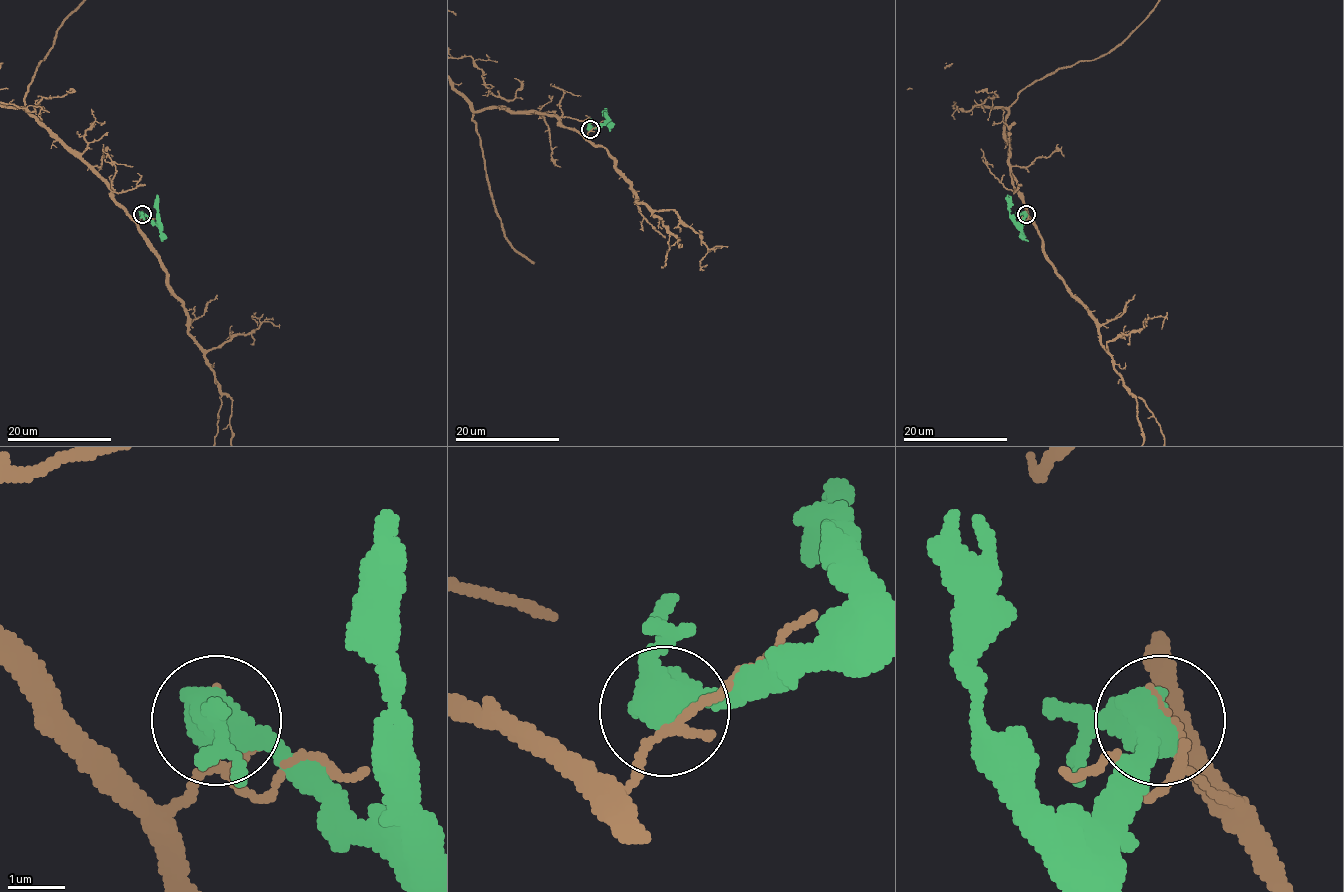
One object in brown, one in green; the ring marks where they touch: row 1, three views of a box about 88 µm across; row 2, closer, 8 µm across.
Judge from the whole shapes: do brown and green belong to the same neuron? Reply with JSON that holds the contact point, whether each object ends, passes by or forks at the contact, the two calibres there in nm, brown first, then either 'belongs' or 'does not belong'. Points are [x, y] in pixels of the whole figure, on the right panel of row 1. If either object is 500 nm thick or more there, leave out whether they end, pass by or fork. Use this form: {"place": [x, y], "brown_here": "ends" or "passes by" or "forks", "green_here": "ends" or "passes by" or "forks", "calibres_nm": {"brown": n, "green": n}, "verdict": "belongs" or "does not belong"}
{"place": [1026, 214], "calibres_nm": {"brown": 80, "green": 550}, "verdict": "does not belong"}

